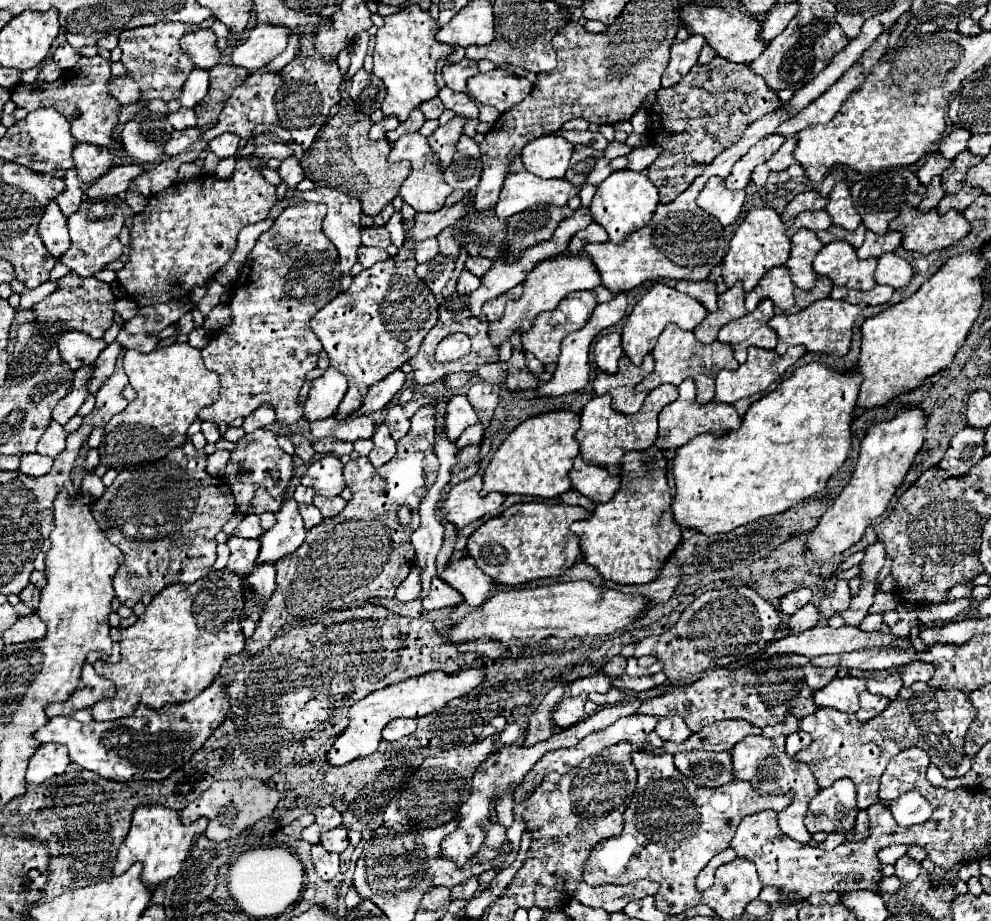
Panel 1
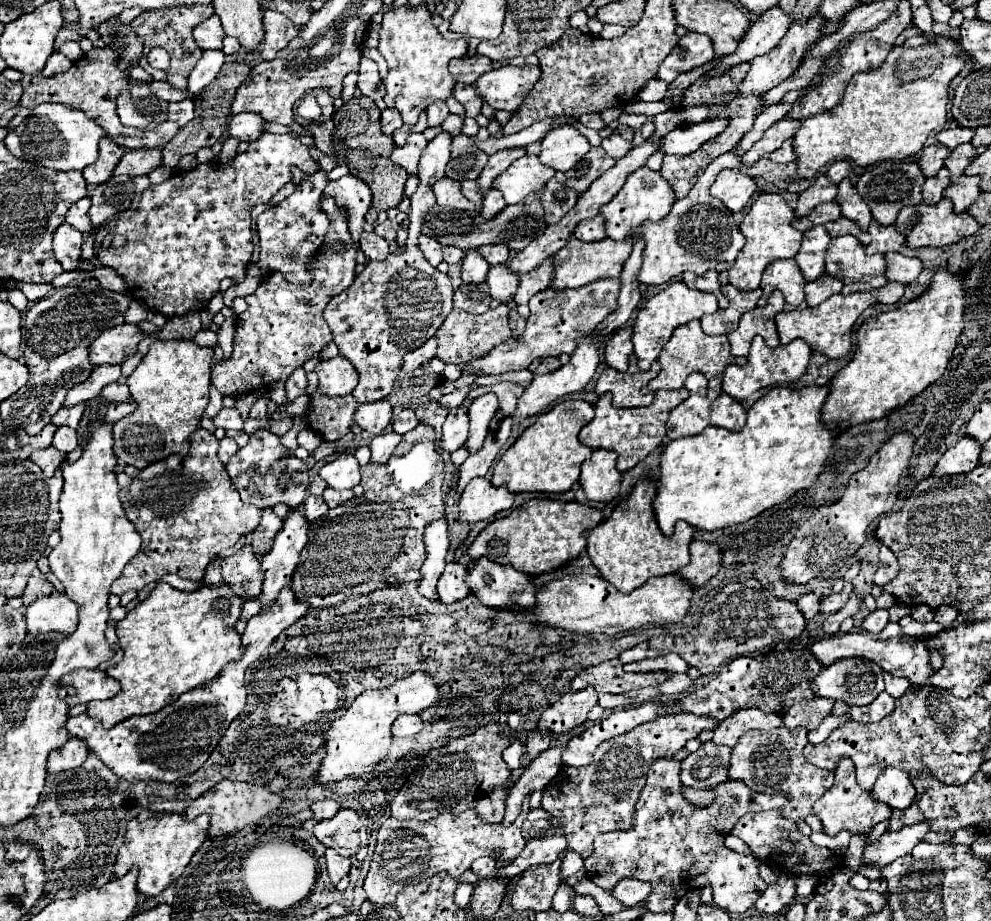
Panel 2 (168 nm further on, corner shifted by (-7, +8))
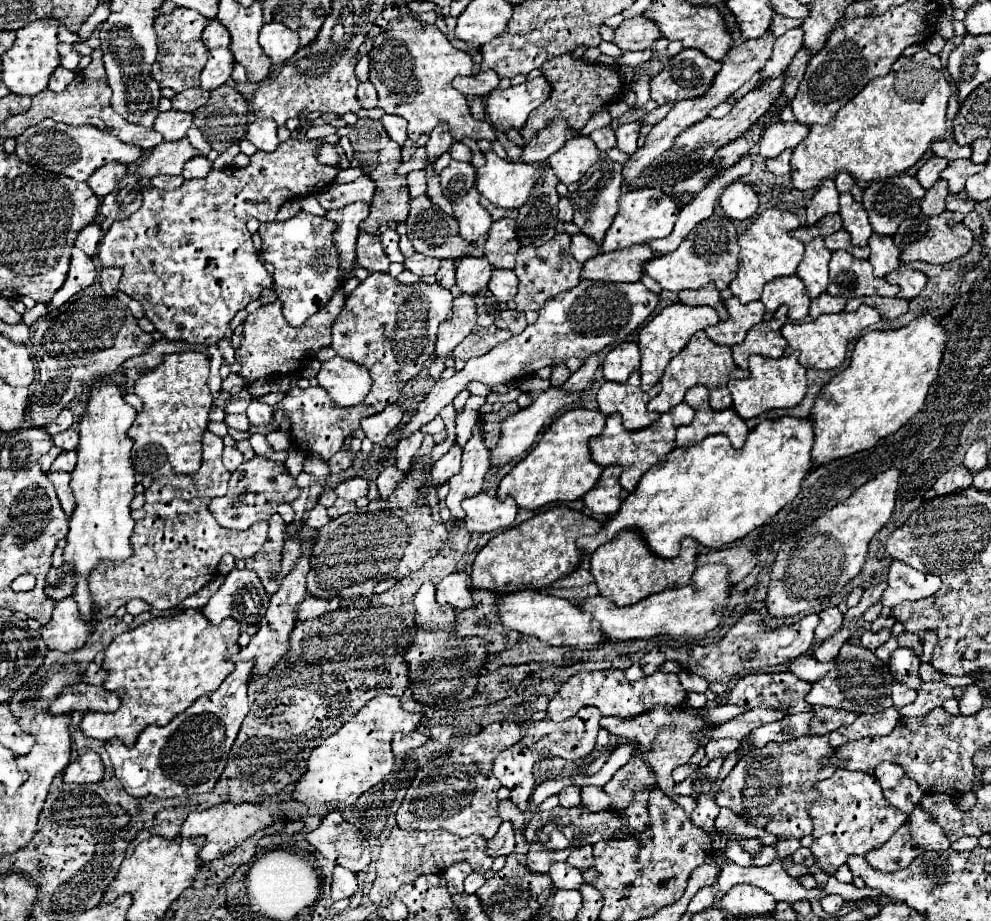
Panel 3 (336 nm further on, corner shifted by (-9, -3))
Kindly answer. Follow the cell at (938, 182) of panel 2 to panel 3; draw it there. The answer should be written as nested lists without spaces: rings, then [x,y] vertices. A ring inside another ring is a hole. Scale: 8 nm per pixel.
[[[938,179],[924,195],[924,199],[920,201],[920,207],[926,215],[940,215],[944,211],[944,203],[946,203],[946,195],[948,195],[948,185],[944,179]]]

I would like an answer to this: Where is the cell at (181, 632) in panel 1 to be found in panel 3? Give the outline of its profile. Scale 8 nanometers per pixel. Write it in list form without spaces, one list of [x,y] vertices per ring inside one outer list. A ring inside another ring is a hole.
[[[182,609],[172,619],[156,617],[152,621],[146,621],[144,625],[138,625],[136,629],[130,629],[126,633],[120,633],[114,637],[114,641],[106,647],[104,657],[104,669],[110,671],[110,677],[106,679],[104,687],[108,691],[118,693],[122,705],[114,713],[86,713],[80,729],[86,737],[110,741],[118,739],[124,745],[132,745],[136,737],[146,729],[148,725],[166,725],[170,719],[178,713],[182,713],[186,707],[190,707],[198,697],[208,695],[220,687],[220,683],[232,673],[234,661],[232,657],[240,651],[238,645],[240,637],[240,623],[232,619],[224,619],[220,625],[212,625],[200,609]]]

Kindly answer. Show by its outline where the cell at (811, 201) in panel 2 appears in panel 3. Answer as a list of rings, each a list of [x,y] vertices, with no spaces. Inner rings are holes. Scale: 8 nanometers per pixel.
[[[824,179],[810,199],[810,205],[806,207],[806,221],[808,225],[814,225],[818,219],[822,219],[826,213],[836,213],[838,211],[838,189],[832,179]]]

